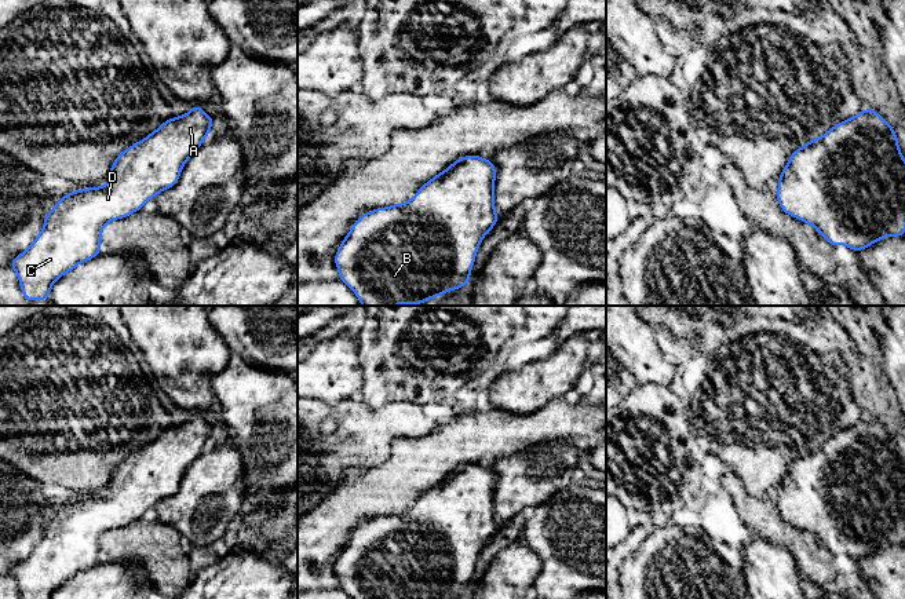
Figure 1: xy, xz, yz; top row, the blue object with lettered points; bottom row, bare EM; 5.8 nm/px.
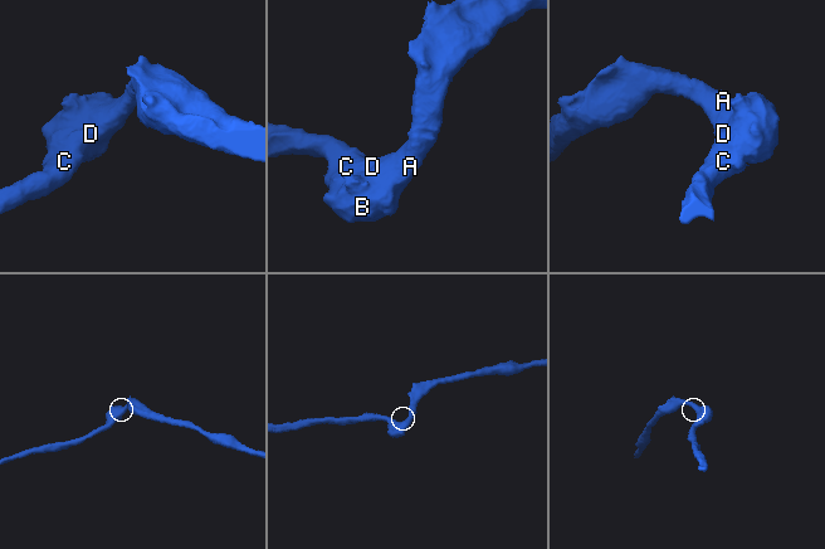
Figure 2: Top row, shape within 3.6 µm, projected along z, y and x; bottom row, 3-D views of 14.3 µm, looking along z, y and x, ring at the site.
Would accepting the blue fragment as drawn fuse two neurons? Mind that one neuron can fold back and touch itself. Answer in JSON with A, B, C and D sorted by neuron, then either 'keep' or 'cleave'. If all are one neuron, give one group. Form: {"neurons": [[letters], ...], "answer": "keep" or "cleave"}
{"neurons": [["A", "B", "C", "D"]], "answer": "keep"}

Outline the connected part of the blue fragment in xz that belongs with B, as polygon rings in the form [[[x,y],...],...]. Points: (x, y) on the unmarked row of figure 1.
[[[460,465],[409,509],[365,521],[336,559],[337,588],[351,599],[453,599],[470,592],[477,559],[499,530],[495,487],[492,468]]]

